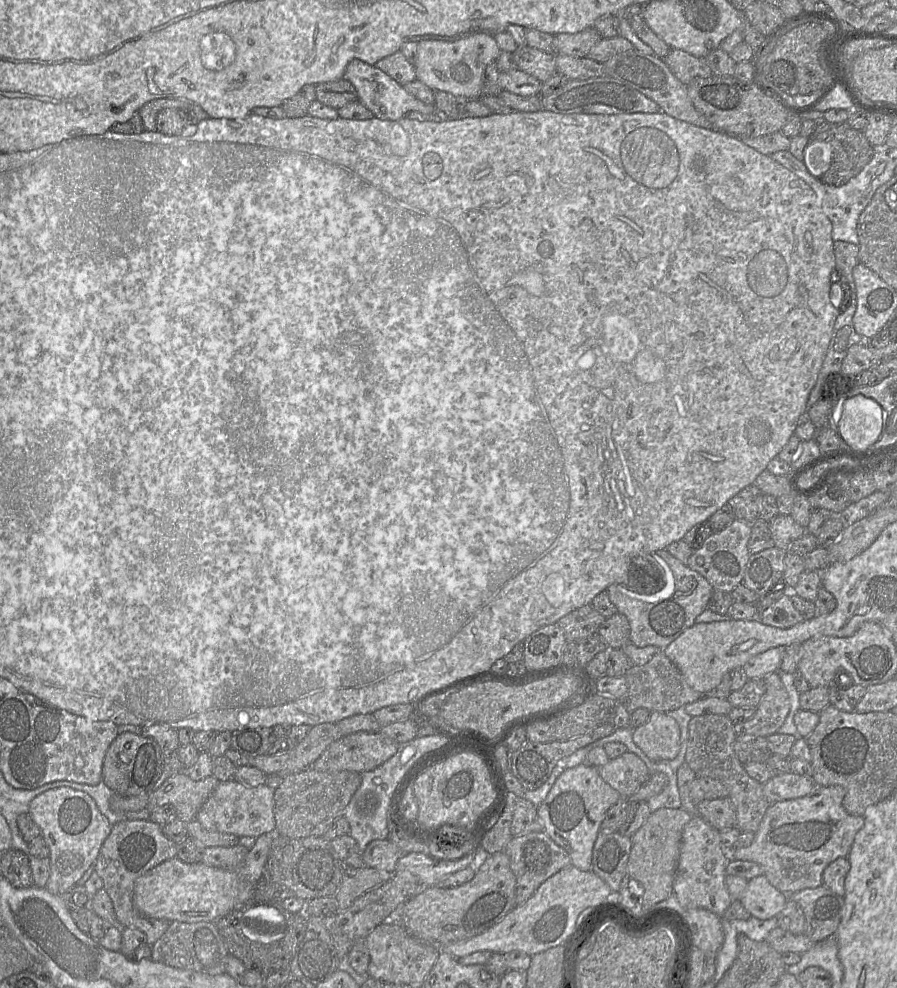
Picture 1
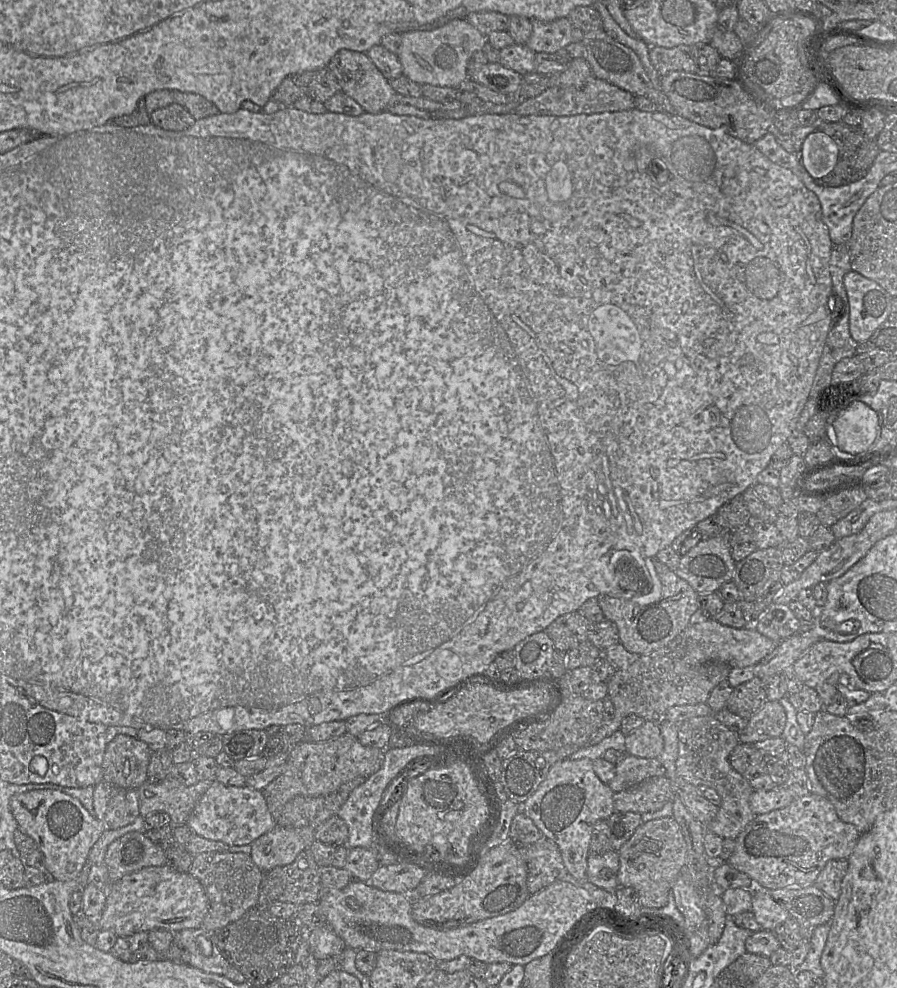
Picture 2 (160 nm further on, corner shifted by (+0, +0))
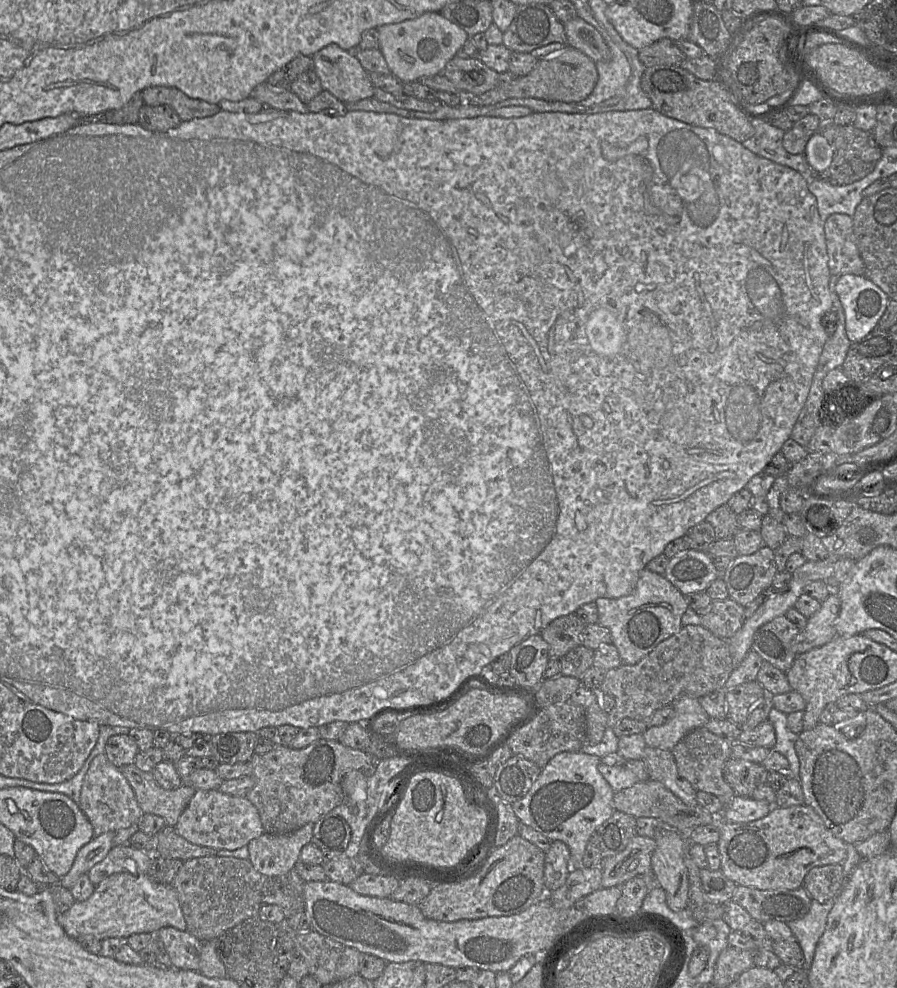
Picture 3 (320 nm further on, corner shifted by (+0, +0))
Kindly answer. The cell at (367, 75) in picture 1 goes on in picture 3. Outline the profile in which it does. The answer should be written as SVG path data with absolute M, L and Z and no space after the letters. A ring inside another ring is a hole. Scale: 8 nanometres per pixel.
M329 44L312 55L313 70L321 80L323 90L343 103L357 102L374 95L374 85L354 51Z

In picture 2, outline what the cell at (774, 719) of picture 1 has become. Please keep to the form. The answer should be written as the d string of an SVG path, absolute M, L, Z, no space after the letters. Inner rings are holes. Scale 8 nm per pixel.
M766 701L748 720L747 726L738 732L739 743L755 744L770 738L781 737L786 724L786 712L779 701Z

